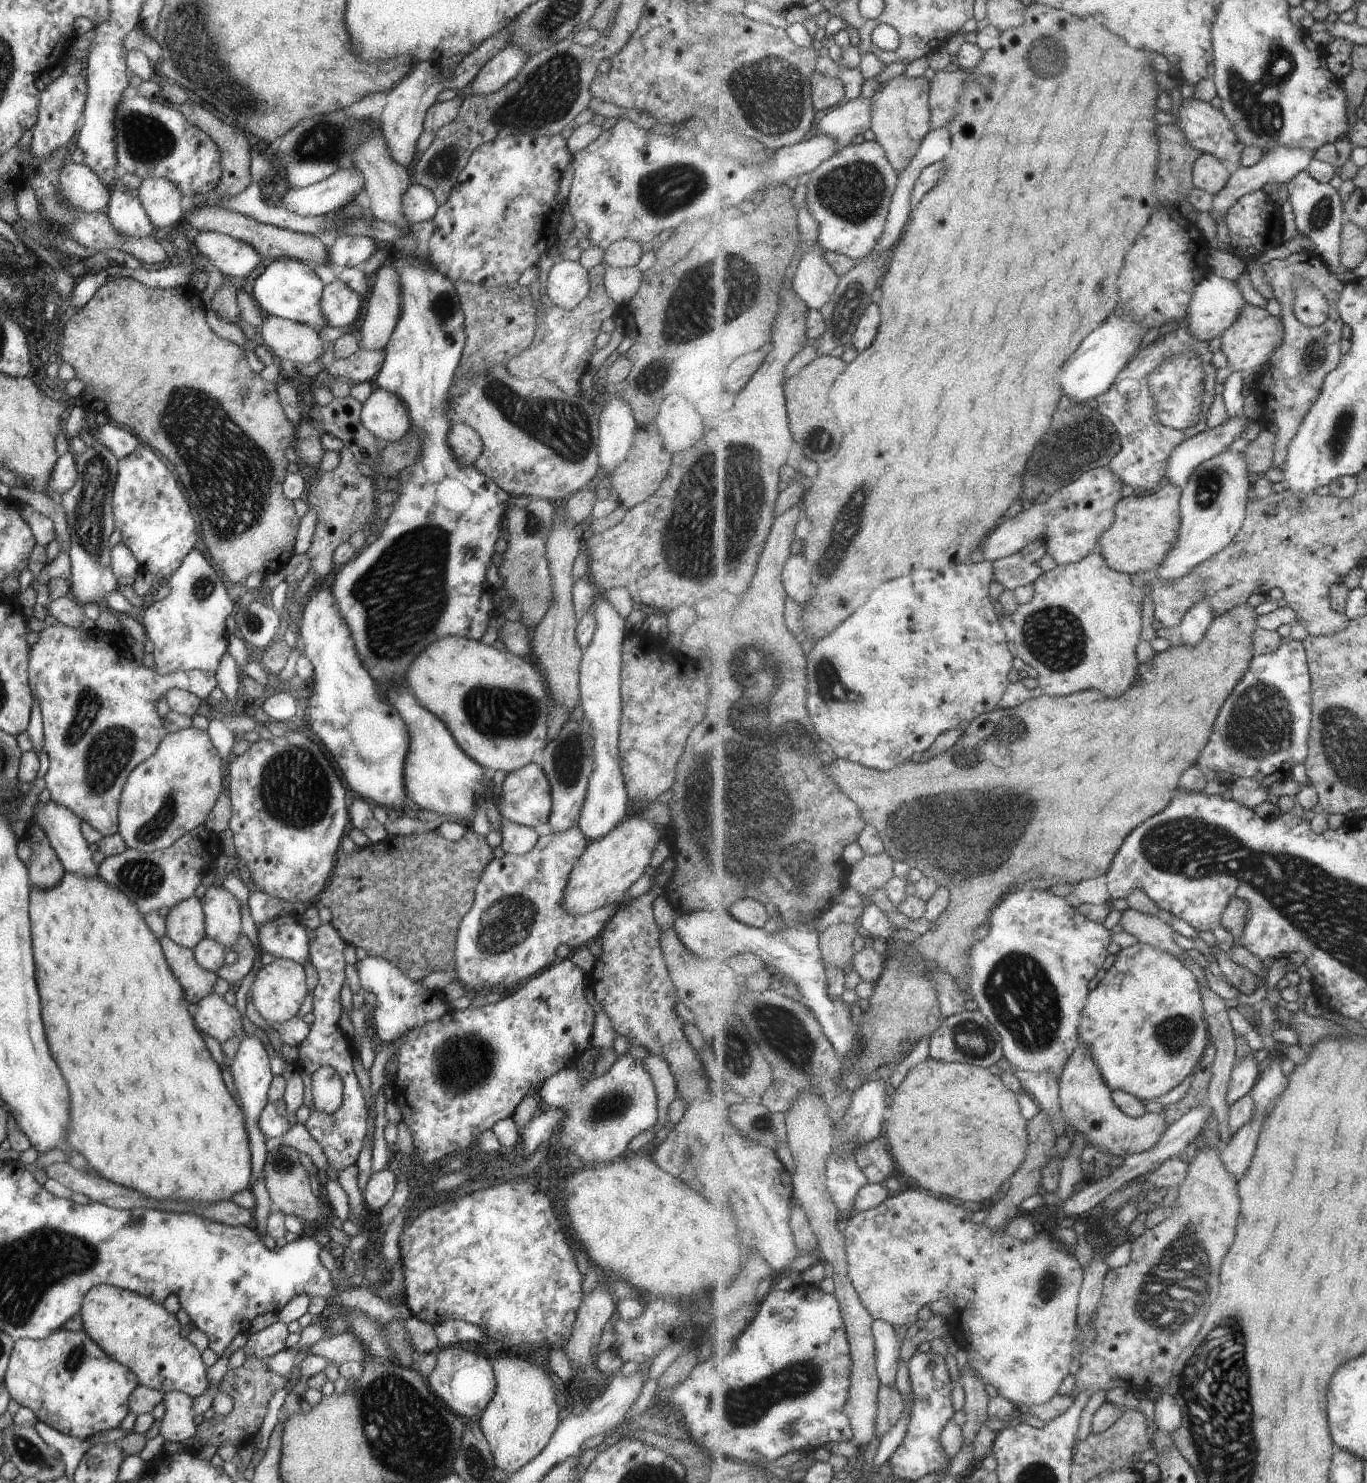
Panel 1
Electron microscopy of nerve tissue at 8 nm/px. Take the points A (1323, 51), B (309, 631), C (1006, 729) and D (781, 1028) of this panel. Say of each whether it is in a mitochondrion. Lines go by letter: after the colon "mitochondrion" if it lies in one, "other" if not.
A: other
B: other
C: mitochondrion
D: mitochondrion

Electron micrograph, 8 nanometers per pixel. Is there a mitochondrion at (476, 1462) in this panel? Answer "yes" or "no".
yes

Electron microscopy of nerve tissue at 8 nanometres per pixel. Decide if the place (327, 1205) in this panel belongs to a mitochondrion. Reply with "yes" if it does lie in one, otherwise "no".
no

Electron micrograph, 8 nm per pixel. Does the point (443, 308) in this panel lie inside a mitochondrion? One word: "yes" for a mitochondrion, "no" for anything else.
yes

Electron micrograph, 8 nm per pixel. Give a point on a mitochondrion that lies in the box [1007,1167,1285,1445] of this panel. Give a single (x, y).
(1158, 1302)

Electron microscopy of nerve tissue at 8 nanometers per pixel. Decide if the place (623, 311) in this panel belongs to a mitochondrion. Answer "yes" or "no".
no

